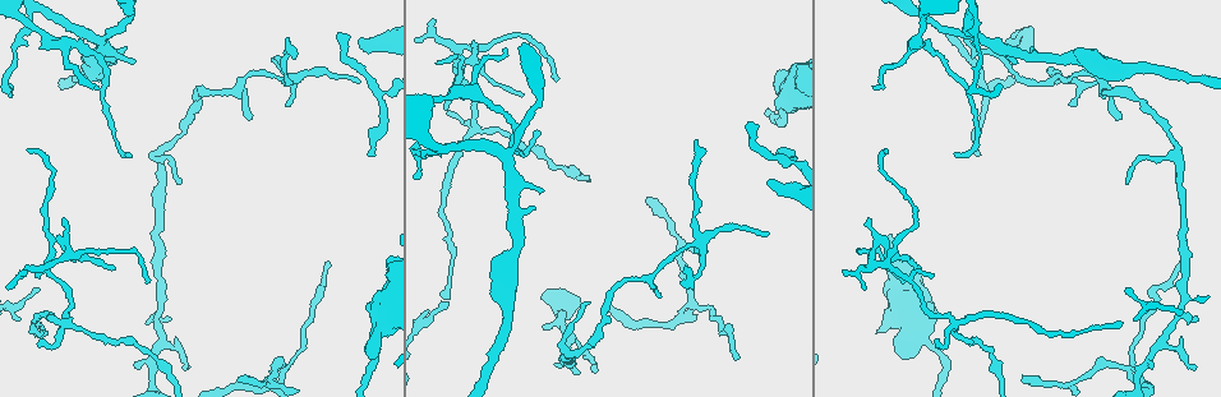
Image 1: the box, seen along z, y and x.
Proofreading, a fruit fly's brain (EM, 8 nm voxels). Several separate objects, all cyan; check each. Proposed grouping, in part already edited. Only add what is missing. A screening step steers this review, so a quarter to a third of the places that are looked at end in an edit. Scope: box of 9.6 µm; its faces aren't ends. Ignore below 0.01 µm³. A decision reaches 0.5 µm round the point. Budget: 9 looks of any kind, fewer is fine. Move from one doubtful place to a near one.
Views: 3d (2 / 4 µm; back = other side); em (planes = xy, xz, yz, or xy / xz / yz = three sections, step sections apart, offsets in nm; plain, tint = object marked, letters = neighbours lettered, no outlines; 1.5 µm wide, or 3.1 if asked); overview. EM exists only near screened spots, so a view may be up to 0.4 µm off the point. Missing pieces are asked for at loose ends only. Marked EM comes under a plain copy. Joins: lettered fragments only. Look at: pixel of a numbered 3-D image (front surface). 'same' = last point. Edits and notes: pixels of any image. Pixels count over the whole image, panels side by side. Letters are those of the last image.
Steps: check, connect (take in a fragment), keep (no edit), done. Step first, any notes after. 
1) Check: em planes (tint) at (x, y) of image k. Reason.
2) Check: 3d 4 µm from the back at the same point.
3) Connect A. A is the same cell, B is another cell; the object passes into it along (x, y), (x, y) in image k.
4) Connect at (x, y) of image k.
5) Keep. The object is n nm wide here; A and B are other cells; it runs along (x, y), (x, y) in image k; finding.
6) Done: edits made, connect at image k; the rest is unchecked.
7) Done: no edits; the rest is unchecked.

Check: 3d 4 µm at (187, 369) of image 1. Thin end.

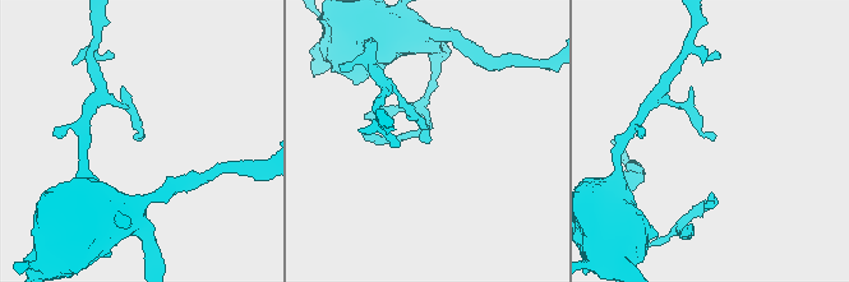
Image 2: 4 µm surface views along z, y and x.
Check: em planes (tint) at (140, 137) of image 2.

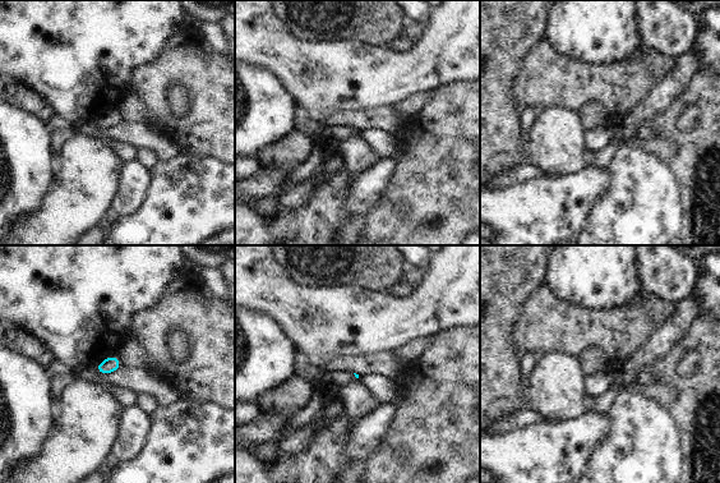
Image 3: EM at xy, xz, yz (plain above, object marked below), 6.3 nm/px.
Check: em planes (letters) at the same point. What lies round it.

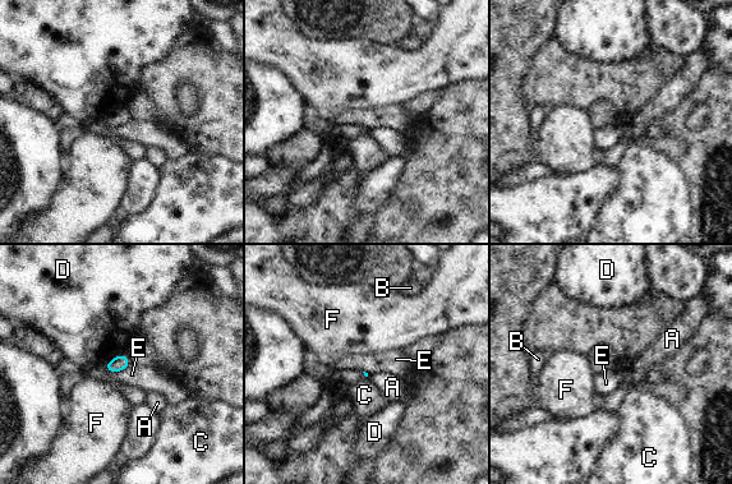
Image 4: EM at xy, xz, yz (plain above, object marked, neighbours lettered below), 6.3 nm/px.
Keep. A, B, C, D, E and F are other cells; a border runs along (130, 364), (118, 372), (104, 367) in image 4; no lettered fragment goes on from it.

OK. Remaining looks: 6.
Check: em planes (letters) at (904, 281) of image 1. An open end.

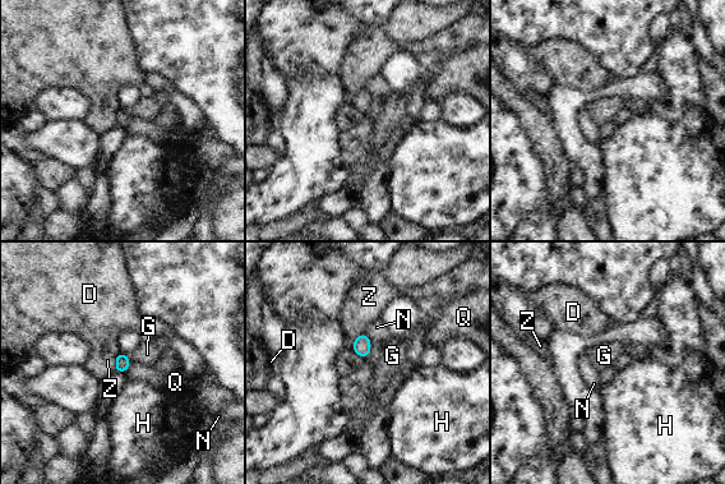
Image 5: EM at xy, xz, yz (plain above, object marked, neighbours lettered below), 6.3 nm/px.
Keep. D, G, H, N, Q and Z are other cells; a border runs along (132, 362), (124, 373) in image 5; no lettered fragment goes on from it.

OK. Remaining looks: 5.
Check: em xz step 8 (letters) at (39, 274) of image 1. Thin end.

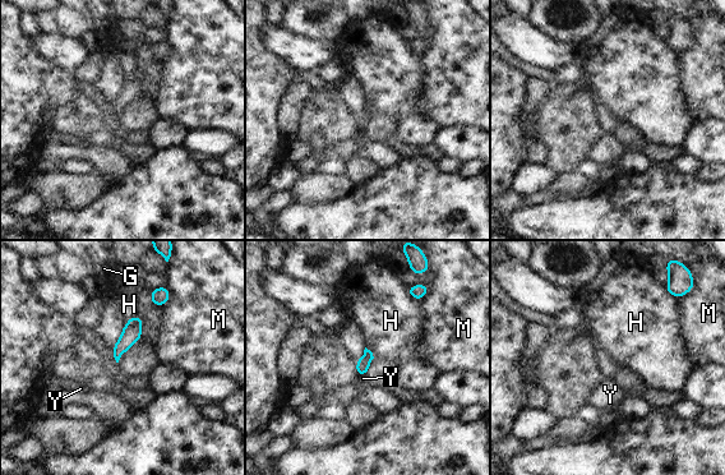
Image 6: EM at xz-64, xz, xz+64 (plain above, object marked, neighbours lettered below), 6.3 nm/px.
Check: em planes (letters) at the same point. Another direction.

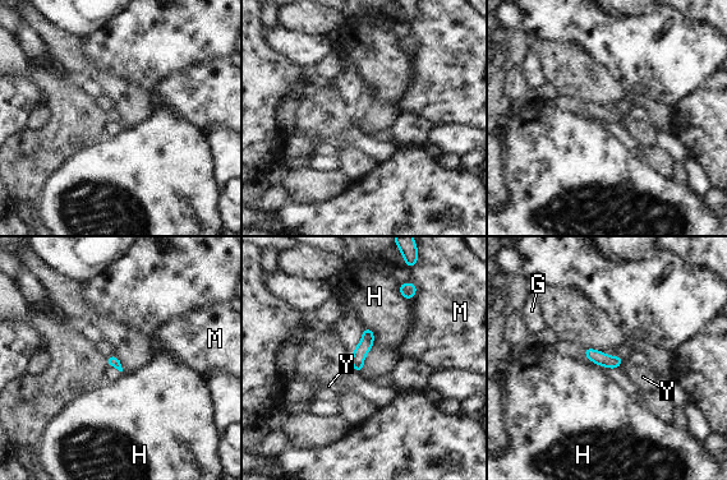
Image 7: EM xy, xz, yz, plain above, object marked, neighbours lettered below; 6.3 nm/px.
Keep. G, H, M and Y are other cells; it runs along (368, 331), (358, 368) in image 7; none of them fits.

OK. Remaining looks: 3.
Check: 3d 4 µm at (1125, 291) of image 1. An open end.

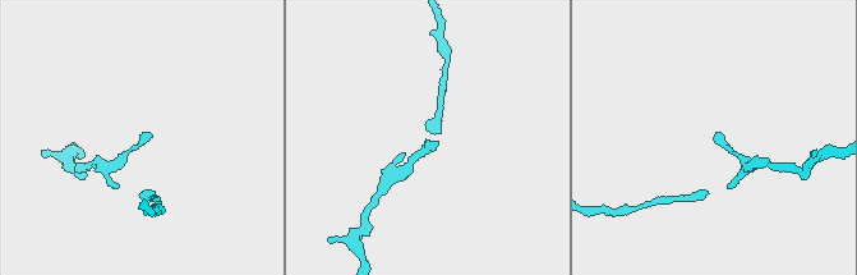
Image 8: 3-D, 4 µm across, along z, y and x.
Check: em xz step 8 (letters) at (715, 132) of image 8.

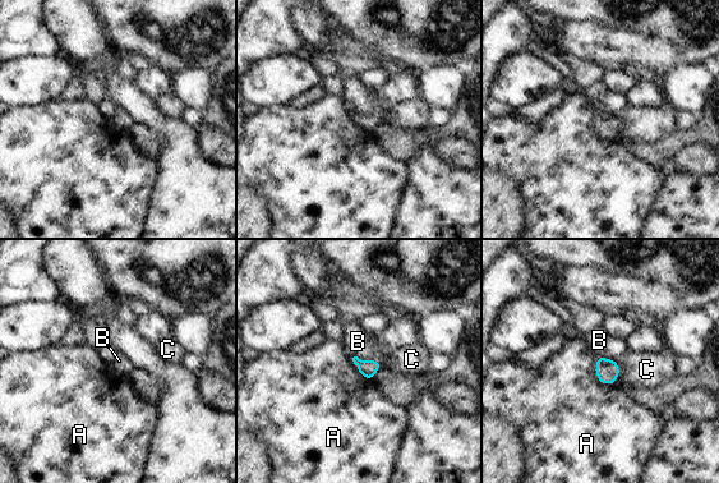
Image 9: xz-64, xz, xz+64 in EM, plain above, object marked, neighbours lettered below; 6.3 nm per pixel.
Check: em planes (letters) at the same point.

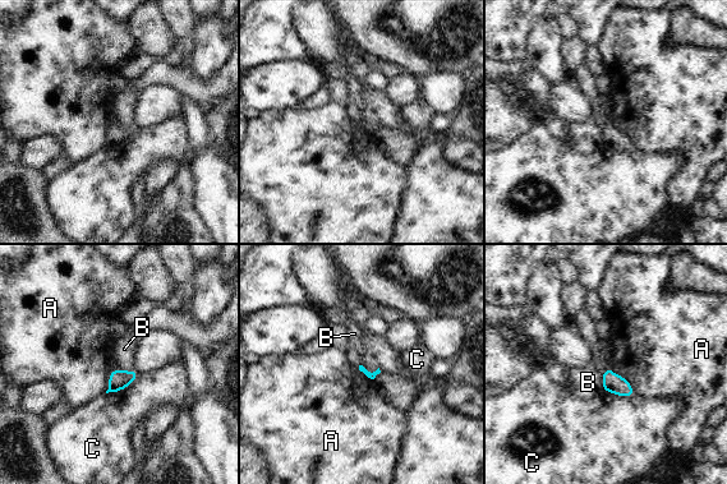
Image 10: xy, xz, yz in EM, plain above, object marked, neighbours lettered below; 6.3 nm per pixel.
Keep. A, B and C are other cells; a border runs along (610, 365), (603, 372), (602, 391) in image 10; none of them fits.

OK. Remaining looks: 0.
Done: no edits; the rest is unchecked.

